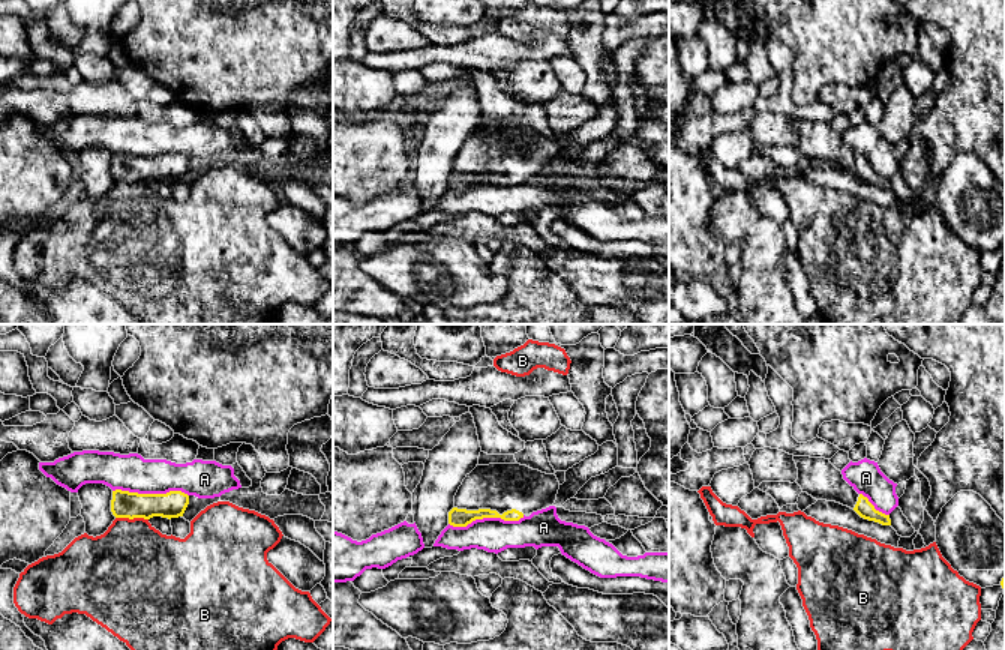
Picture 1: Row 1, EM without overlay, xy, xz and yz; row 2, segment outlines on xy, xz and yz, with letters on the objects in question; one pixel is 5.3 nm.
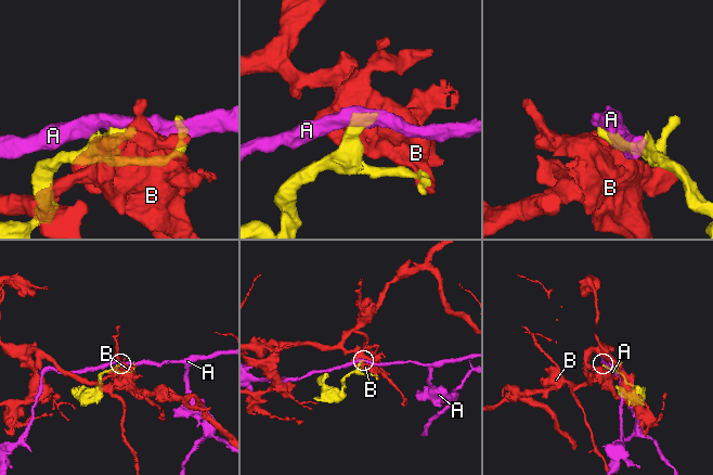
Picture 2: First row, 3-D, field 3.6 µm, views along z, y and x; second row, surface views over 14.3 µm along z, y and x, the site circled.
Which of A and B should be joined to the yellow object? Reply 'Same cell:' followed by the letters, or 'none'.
Same cell: none

